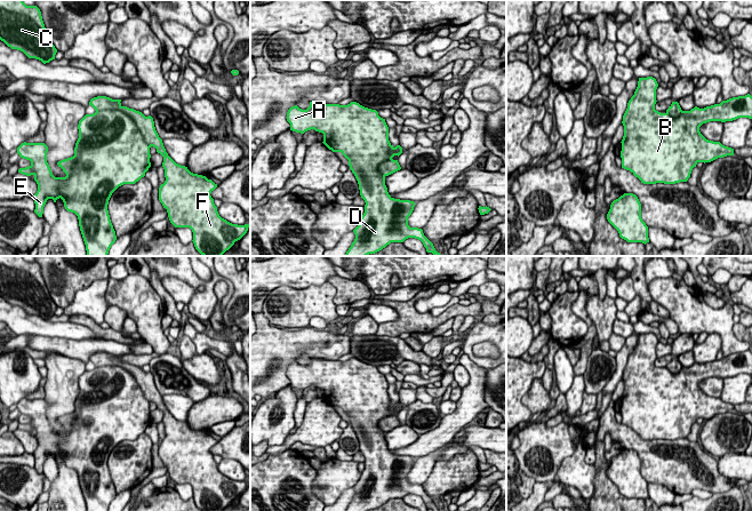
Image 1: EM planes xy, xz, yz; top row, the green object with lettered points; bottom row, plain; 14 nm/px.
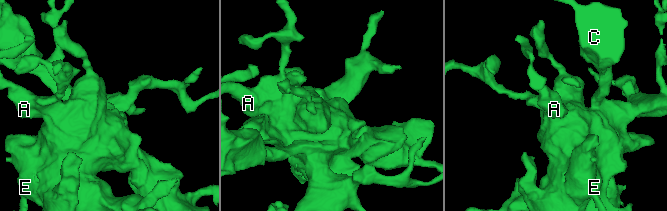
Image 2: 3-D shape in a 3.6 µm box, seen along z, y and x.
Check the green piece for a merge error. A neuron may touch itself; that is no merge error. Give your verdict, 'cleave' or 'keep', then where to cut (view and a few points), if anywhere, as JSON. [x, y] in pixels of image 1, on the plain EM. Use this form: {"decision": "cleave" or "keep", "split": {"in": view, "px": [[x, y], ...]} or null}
{"decision": "cleave", "split": {"in": "xy", "px": [[96, 366], [125, 368], [150, 402]]}}

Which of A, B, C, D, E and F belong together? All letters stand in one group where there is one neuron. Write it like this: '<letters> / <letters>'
A B D E / C F

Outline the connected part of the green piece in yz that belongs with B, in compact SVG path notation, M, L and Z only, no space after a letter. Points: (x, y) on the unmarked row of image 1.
M639 334L634 351L627 359L623 372L624 392L622 396L622 424L630 426L643 440L675 440L687 438L691 426L698 418L711 418L718 414L734 412L734 405L722 401L720 398L706 396L699 388L703 380L710 377L733 377L738 374L752 375L752 352L733 353L699 365L695 362L690 367L681 367L678 374L667 368L655 366L656 345L658 340L655 334Z

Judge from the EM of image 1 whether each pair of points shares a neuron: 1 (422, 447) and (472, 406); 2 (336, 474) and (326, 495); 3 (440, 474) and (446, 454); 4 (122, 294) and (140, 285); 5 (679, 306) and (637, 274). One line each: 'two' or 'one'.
1: one
2: one
3: two
4: one
5: two

